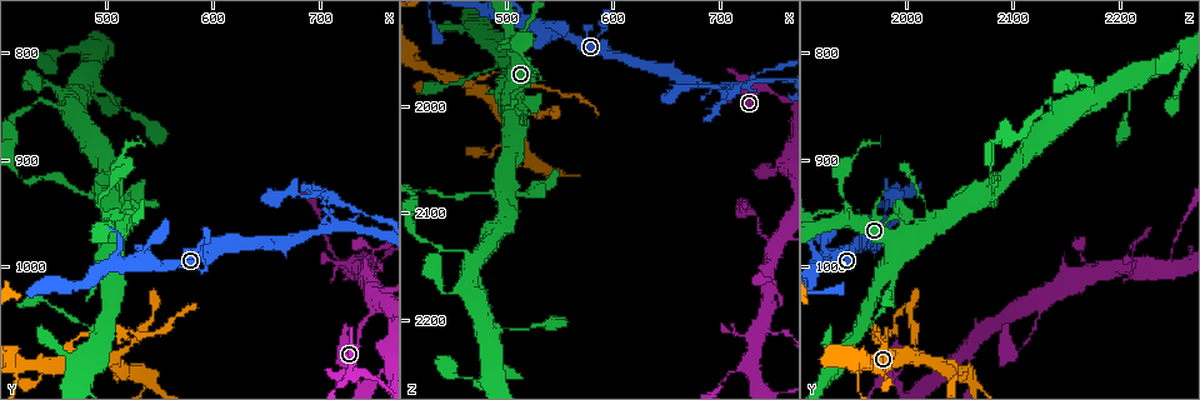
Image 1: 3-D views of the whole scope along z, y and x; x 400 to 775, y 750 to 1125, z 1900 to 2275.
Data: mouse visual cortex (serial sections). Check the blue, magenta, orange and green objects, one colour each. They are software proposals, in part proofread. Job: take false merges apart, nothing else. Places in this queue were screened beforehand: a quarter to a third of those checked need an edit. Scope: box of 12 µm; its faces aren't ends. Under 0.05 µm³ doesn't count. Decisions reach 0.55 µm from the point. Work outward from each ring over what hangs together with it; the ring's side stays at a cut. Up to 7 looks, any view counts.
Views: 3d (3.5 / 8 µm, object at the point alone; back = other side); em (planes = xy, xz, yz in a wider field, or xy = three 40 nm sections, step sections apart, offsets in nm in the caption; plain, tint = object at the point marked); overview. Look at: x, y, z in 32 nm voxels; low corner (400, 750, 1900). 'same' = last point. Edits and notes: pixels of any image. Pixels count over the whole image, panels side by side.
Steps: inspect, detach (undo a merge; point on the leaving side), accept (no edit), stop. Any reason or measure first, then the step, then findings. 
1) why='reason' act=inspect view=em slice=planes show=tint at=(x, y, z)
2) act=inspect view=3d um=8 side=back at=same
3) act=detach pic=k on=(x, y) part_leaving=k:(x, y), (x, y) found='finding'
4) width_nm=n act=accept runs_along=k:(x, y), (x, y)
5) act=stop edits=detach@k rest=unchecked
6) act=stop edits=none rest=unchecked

why='narrows sharply' act=inspect view=3d um=3.5 at=(508, 1086, 2014)

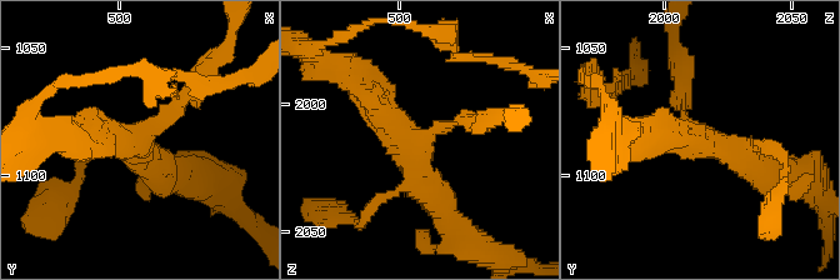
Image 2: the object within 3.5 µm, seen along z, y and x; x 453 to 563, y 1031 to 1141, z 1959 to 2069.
arms=4 arm_widths_nm=100,150,350,400 act=inspect view=em slice=xy step=5 show=plain at=(505, 1087, 2016)

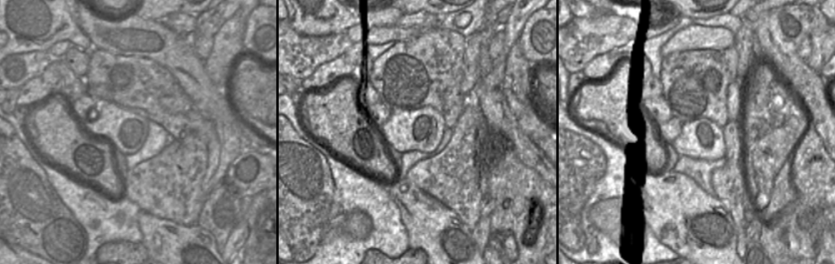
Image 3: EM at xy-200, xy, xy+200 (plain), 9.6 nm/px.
why='with the object marked' act=inspect view=em slice=xy step=5 show=tint at=same

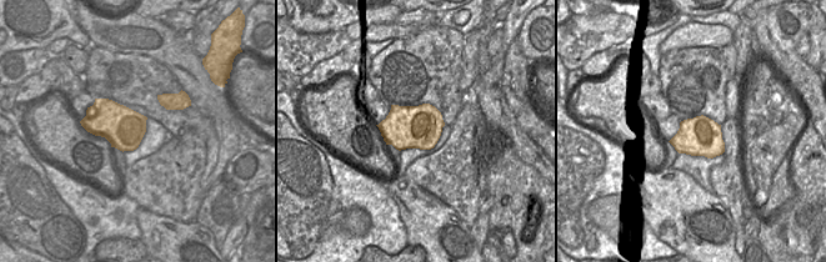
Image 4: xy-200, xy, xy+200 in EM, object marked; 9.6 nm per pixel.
act=accept runs_along=2:(356, 83), (440, 208) found='continuous, no second cell'

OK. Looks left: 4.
why='a narrow waist' act=inspect view=3d um=3.5 at=(470, 930, 2078)

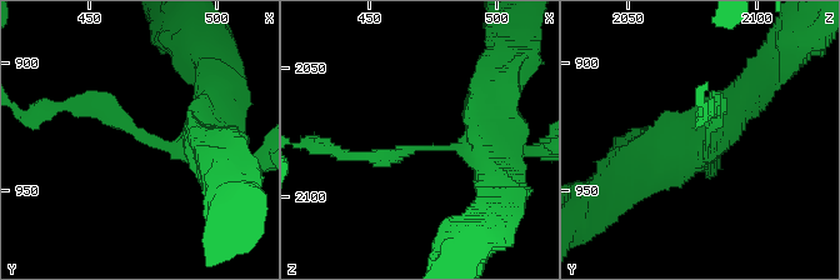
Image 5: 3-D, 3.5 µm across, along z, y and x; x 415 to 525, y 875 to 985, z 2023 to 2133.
why='need the tissue' act=inspect view=em slice=planes show=plain at=(469, 930, 2080)

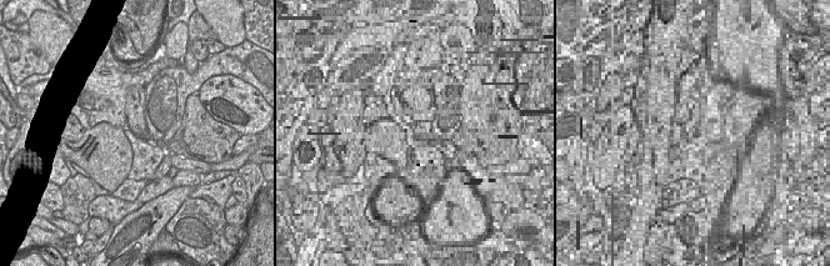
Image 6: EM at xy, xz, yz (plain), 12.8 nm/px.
act=inspect view=em slice=planes show=tint at=same

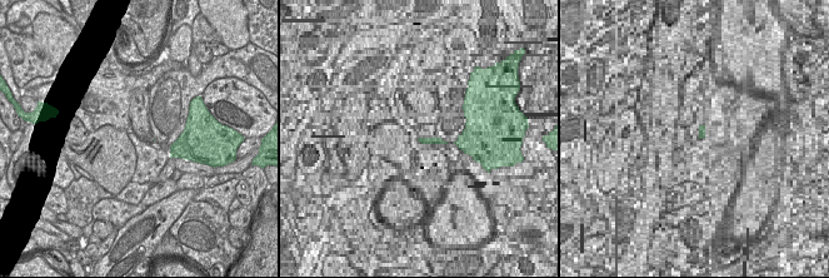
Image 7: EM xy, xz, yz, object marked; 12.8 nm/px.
act=detach pic=5 on=(60, 106) part_leaving=5:(158, 145), (100, 103), (50, 110) found='two cells meet here'

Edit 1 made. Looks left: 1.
act=stop edits=detach@5 rest=unchecked

